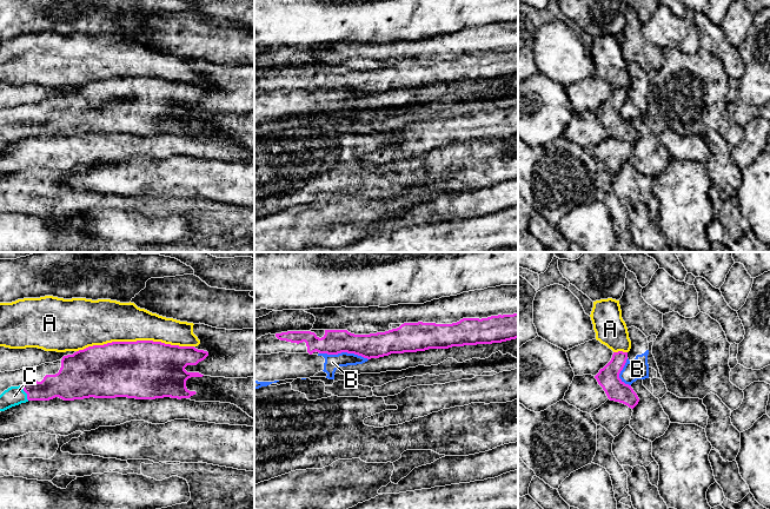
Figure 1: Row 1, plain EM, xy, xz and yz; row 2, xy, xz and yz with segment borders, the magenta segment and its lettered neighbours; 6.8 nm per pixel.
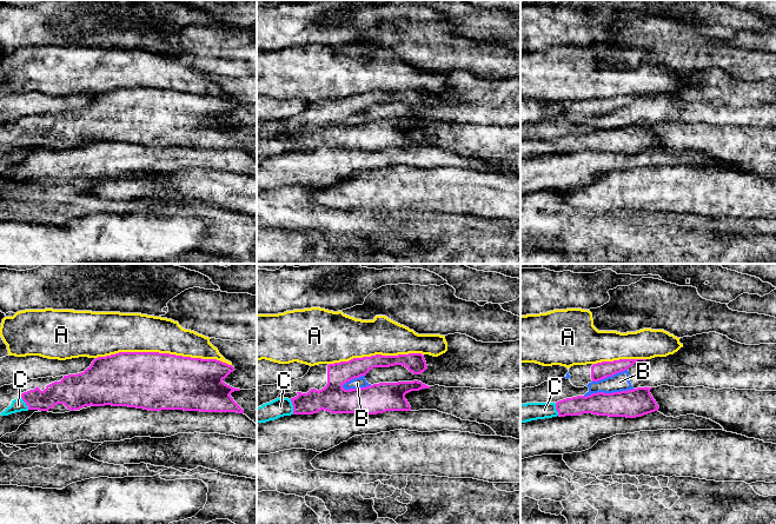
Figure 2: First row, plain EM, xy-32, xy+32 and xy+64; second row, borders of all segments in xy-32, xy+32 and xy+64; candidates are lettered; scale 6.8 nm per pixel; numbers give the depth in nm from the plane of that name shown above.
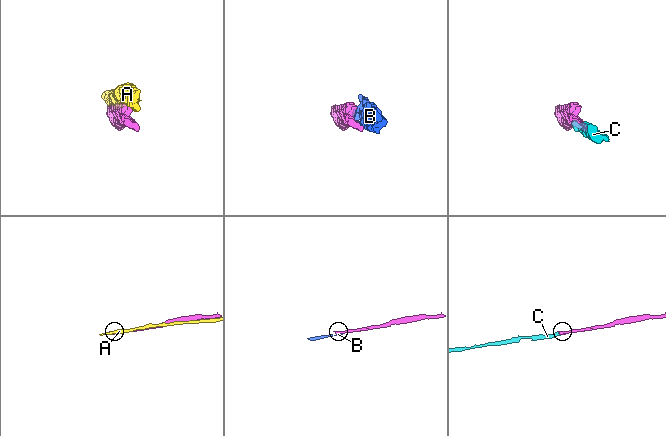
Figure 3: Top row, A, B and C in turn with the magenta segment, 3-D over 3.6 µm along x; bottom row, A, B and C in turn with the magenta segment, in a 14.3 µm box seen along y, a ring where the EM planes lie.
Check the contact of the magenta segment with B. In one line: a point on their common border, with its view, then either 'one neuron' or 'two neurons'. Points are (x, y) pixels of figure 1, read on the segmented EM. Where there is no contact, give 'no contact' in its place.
contact xz (344, 351); two neurons

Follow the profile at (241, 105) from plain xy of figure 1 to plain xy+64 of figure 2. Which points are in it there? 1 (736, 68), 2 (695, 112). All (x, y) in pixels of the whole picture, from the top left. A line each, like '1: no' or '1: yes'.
1: no
2: yes

